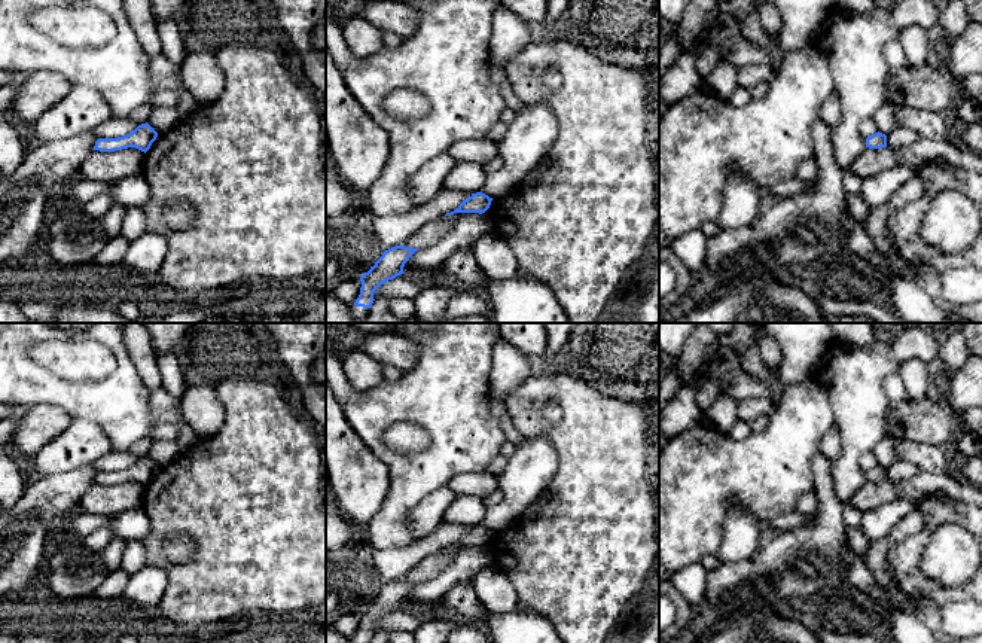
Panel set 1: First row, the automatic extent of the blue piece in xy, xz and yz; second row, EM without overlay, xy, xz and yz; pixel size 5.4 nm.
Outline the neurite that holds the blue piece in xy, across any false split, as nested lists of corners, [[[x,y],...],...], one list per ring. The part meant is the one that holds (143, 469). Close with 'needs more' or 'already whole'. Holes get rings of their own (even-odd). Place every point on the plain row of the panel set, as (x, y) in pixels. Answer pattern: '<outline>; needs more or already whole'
[[[146,455],[138,458],[132,466],[118,472],[98,472],[94,484],[115,485],[128,481],[135,481],[141,485],[147,485],[152,476],[156,473],[158,466]]]; already whole

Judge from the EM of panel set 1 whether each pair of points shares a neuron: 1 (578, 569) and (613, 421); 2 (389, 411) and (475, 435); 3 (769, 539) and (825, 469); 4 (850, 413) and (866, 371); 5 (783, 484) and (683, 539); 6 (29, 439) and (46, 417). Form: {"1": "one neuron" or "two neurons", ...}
{"1": "one neuron", "2": "one neuron", "3": "one neuron", "4": "one neuron", "5": "one neuron", "6": "one neuron"}

